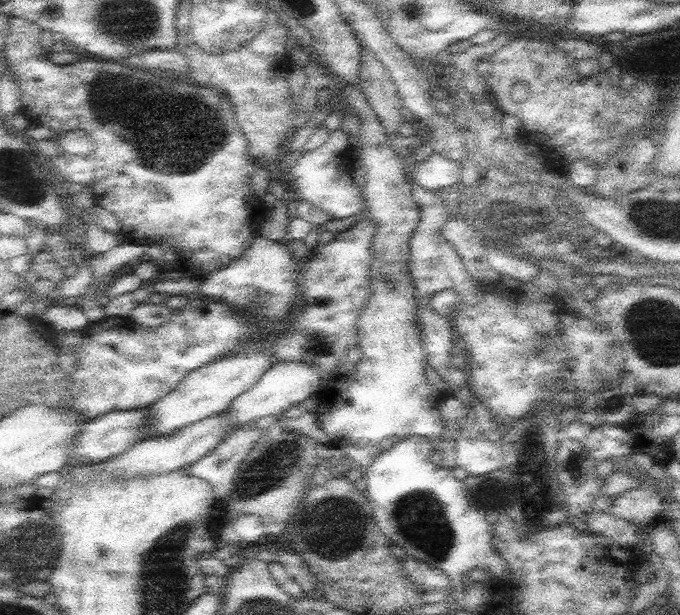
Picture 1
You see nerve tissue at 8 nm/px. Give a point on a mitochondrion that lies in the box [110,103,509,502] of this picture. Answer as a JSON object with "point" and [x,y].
{"point":[180,163]}

